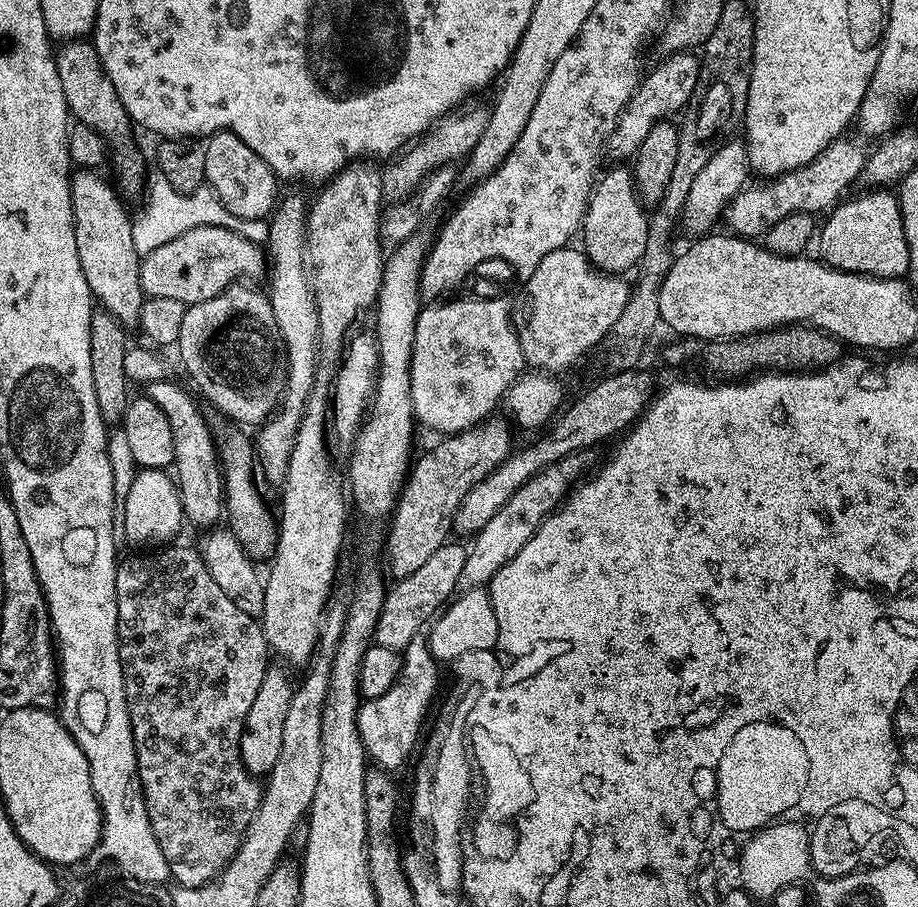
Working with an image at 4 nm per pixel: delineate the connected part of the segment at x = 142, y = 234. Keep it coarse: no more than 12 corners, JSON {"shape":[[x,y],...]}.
{"shape":[[147,173],[131,217],[141,258],[198,226],[261,246],[268,220],[240,220],[205,186],[182,194]]}

